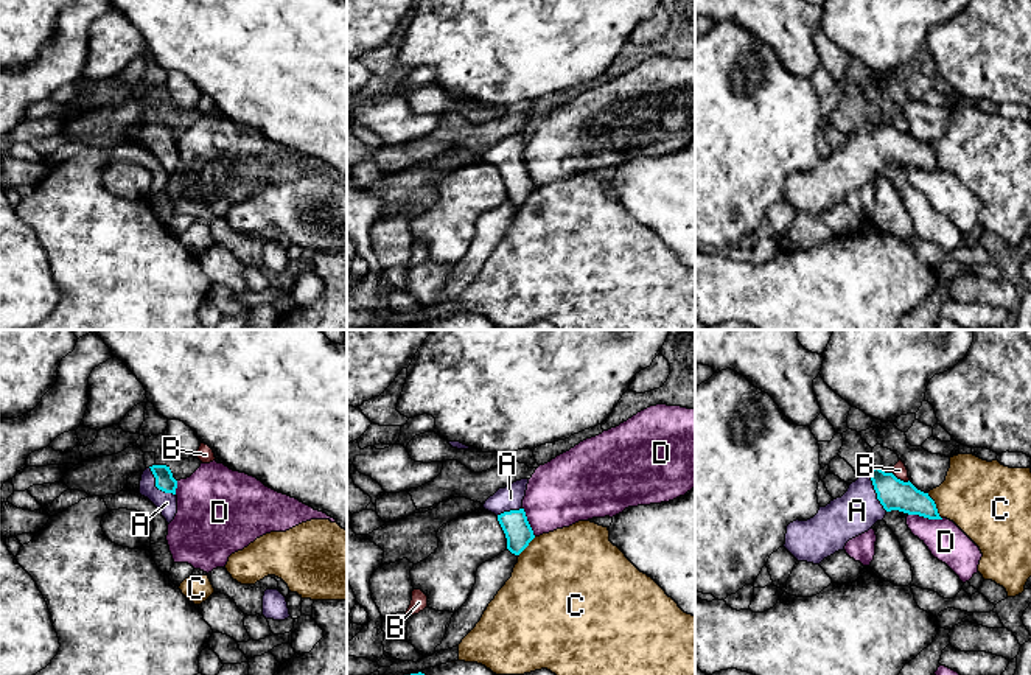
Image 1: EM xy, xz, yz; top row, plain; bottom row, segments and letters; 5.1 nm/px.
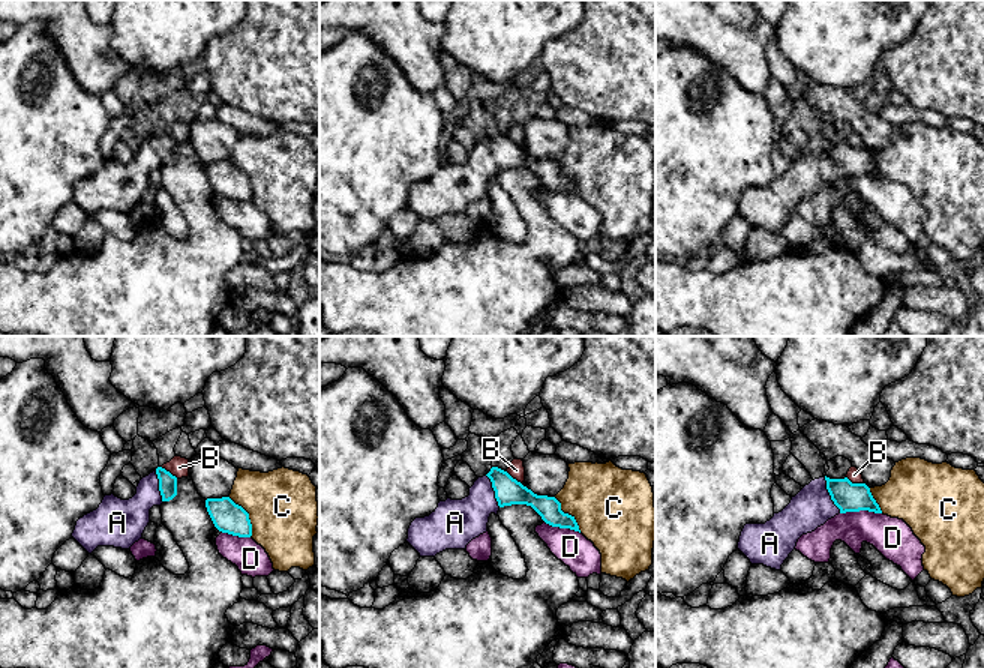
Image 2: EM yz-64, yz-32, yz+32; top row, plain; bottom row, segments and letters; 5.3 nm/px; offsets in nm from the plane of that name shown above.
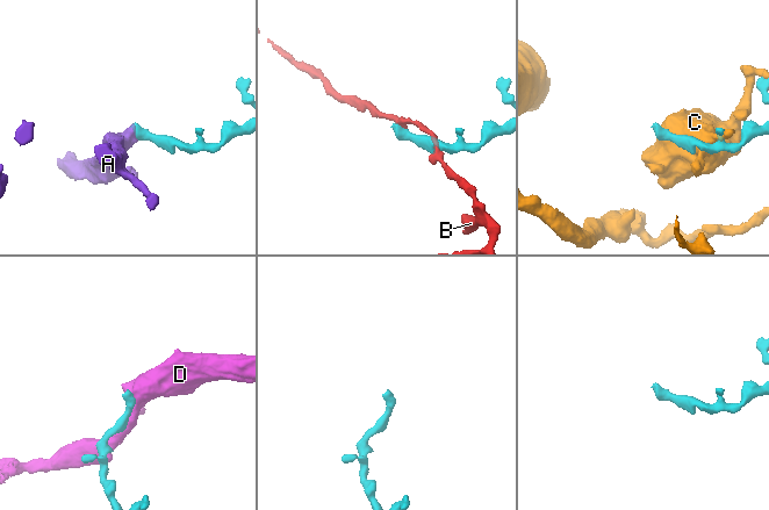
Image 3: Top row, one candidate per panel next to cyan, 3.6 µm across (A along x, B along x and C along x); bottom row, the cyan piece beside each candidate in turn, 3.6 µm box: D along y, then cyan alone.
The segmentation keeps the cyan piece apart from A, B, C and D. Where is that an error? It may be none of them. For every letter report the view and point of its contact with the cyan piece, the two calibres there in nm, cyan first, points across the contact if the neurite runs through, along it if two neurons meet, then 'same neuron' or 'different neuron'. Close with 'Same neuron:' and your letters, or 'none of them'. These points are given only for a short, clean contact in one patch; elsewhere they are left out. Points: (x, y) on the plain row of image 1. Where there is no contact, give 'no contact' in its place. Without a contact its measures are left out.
A: xy (156, 137) | 100/110 nm | across xy (164, 129), (156, 137), (167, 154) | same neuron
B: yz (899, 131) | 160/70 nm | along yz (891, 125), (908, 132) | different neuron
C: yz (935, 157) | 160/380 nm | different neuron
D: yz (926, 168) | 160/200 nm | different neuron
Same neuron: A

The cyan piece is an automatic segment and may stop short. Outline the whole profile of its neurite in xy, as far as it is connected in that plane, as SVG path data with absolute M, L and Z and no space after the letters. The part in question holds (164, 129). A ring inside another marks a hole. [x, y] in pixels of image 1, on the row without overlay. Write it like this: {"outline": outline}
{"outline": "M152 117L146 120L140 132L140 146L148 149L170 176L177 165L177 132L170 118Z"}

